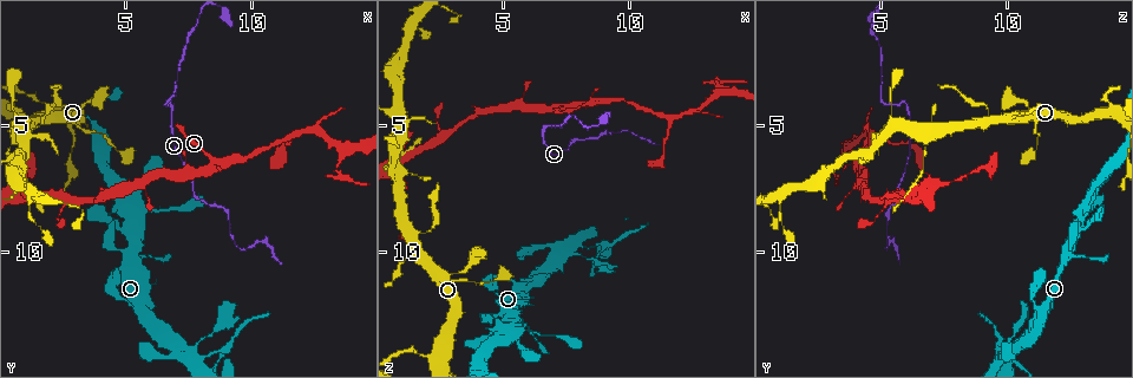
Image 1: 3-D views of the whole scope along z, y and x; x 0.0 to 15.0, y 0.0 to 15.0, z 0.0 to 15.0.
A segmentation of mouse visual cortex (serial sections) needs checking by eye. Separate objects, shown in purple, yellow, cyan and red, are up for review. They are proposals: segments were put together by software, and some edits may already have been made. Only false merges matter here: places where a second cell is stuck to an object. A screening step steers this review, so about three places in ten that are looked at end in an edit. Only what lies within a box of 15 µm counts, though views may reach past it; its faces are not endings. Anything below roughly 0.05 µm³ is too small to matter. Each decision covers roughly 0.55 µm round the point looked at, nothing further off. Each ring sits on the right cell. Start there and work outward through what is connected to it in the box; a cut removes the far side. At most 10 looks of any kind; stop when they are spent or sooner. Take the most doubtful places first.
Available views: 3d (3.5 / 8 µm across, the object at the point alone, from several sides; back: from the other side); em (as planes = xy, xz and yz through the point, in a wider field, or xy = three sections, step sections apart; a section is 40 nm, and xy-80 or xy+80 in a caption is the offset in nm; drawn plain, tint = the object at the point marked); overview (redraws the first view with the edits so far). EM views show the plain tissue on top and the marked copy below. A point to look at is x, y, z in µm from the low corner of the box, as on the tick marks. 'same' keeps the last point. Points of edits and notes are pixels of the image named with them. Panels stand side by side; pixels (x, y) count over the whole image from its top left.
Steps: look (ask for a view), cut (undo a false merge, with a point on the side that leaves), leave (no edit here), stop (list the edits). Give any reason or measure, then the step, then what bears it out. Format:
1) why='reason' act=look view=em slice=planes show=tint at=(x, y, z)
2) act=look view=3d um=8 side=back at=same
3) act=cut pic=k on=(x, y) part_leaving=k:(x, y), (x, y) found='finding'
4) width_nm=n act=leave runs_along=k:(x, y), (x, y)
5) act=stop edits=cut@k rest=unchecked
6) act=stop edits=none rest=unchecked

why='a narrow waist' act=look view=3d um=8 at=(8.8, 14.0, 9.7)

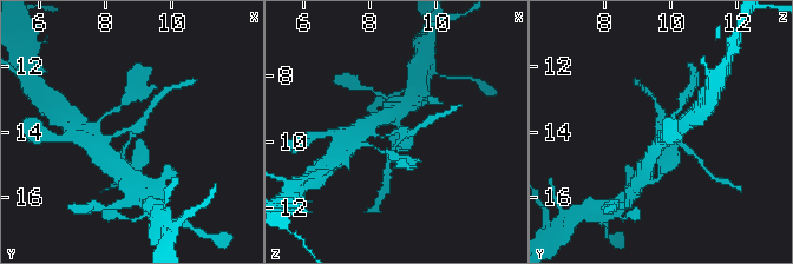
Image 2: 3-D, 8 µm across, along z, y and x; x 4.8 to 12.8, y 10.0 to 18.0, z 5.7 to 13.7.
why='shape alone is not enough' act=look view=em slice=planes show=tint at=(8.9, 13.9, 9.7)

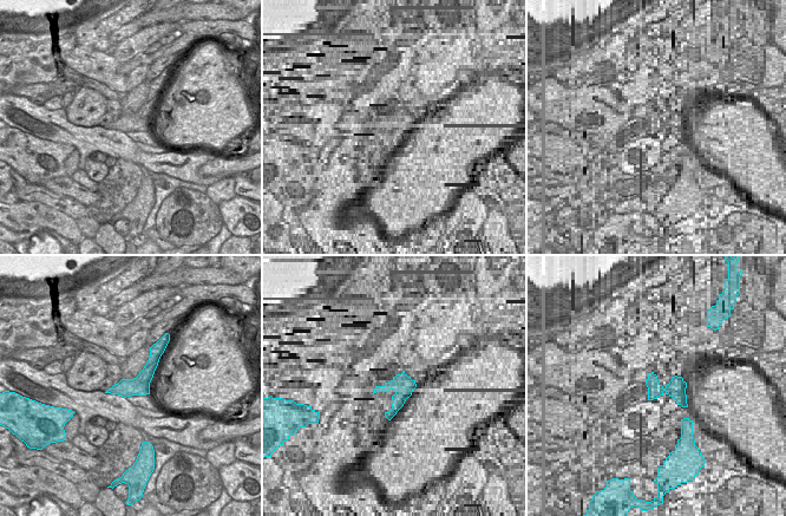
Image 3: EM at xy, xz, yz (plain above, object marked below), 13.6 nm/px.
act=cut pic=2 on=(689, 151) found='two cells meet here'

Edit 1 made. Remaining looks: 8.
why='branch point' act=look view=3d um=8 at=(1.4, 4.9, 9.3)

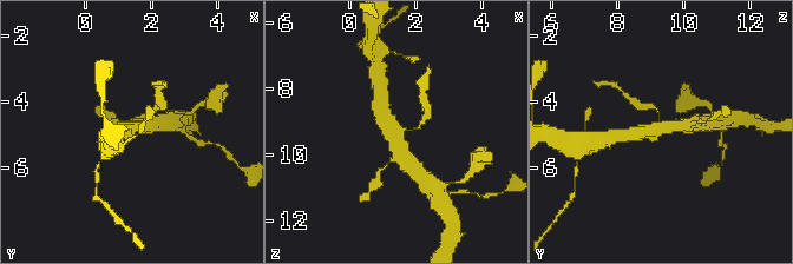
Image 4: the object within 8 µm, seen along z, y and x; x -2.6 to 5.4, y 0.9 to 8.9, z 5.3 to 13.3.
arms=3 arm_widths_nm=100,450,450 why='need the tissue' act=look view=em slice=xy step=5 show=tint at=(1.4, 4.8, 9.4)

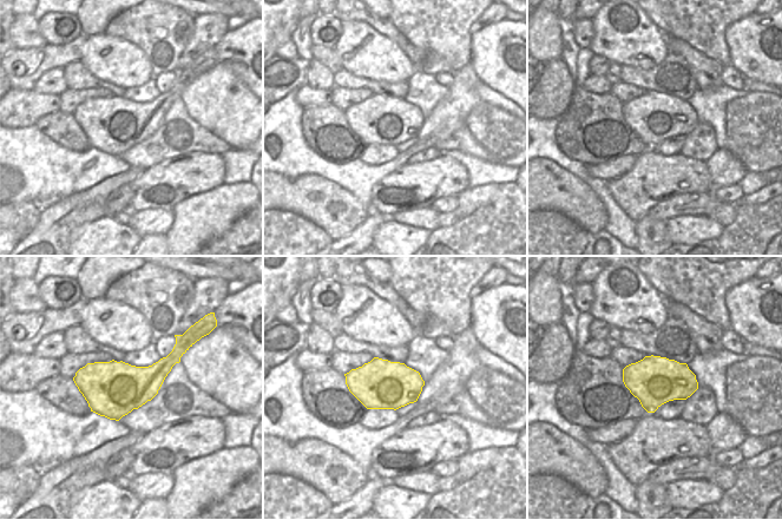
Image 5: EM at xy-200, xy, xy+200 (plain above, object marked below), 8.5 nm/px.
act=leave runs_along=4:(410, 163), (402, 158), (381, 105) found='continuous, no second cell'

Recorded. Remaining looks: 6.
why='abrupt turn' act=look view=3d um=3.5 at=(6.6, 4.0, 5.0)

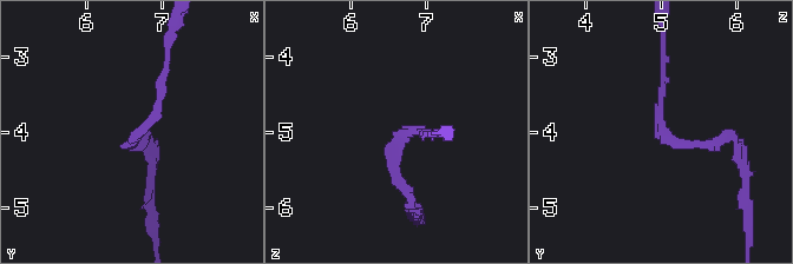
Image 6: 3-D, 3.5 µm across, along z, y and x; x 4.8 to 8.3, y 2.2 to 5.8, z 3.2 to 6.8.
act=look view=em slice=planes show=tint at=(6.65, 4.05, 5.10)

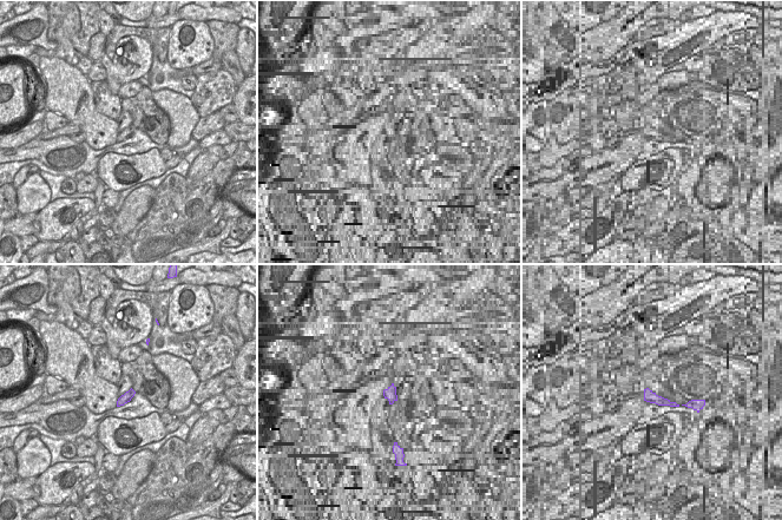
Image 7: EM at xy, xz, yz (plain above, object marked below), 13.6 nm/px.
arm_widths_nm=100,150 act=leave runs_along=6:(146, 139), (164, 67) found='one cell here'

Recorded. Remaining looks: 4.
why='sharp bend' act=look view=3d um=3.5 at=(8.4, 6.4, 4.1)

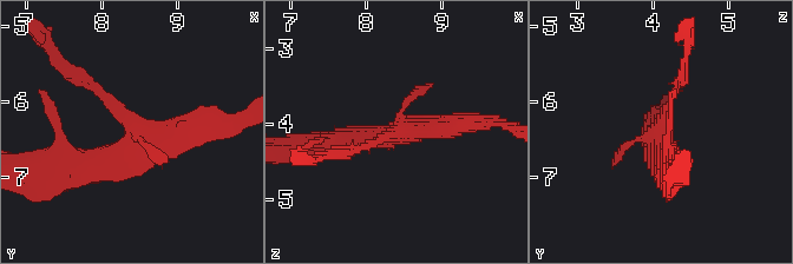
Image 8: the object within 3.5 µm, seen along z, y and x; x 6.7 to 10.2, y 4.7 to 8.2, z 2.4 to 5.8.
why='shape alone is not enough' act=look view=em slice=planes show=tint at=(8.40, 6.45, 4.15)

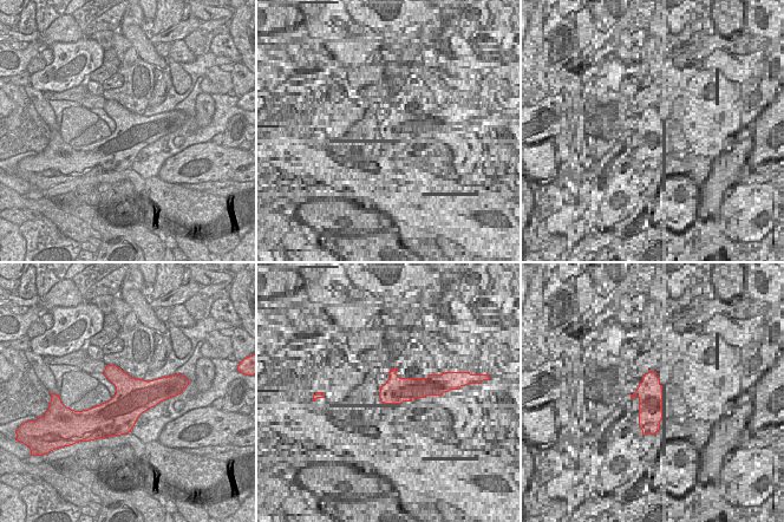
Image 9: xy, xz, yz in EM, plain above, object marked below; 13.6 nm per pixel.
act=leave found='continuous, no second cell'

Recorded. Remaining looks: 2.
act=stop edits=cut@2 rest=unchecked

